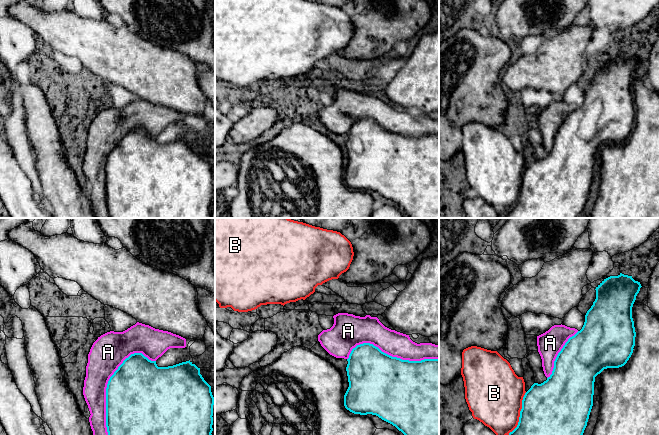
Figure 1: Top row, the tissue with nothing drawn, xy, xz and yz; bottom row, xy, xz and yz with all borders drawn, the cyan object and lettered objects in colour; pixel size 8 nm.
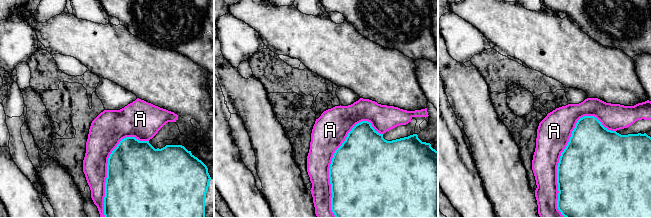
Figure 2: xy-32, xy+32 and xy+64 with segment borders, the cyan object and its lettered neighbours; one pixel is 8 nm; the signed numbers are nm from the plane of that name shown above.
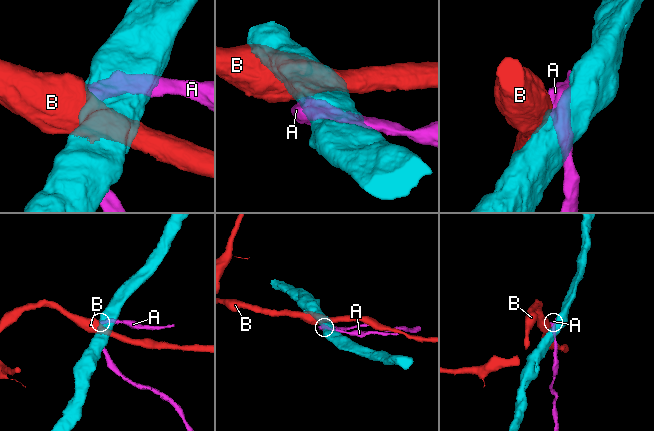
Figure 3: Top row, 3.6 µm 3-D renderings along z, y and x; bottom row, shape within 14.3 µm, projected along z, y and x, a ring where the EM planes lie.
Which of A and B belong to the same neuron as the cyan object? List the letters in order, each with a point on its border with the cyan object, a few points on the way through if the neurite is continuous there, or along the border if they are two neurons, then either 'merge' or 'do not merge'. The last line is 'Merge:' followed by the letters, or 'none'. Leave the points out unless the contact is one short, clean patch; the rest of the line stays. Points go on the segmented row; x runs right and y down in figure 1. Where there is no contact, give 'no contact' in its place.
A: xy (106, 389) | do not merge
B: yz (520, 413) | do not merge
Merge: none

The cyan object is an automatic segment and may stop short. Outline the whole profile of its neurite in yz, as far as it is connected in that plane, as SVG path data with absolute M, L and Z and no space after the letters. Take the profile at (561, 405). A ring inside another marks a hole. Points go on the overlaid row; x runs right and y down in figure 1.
M620 273L596 287L596 299L580 331L558 353L552 374L525 393L517 427L509 435L583 435L593 406L595 377L607 368L624 366L635 346L632 307L641 284Z

